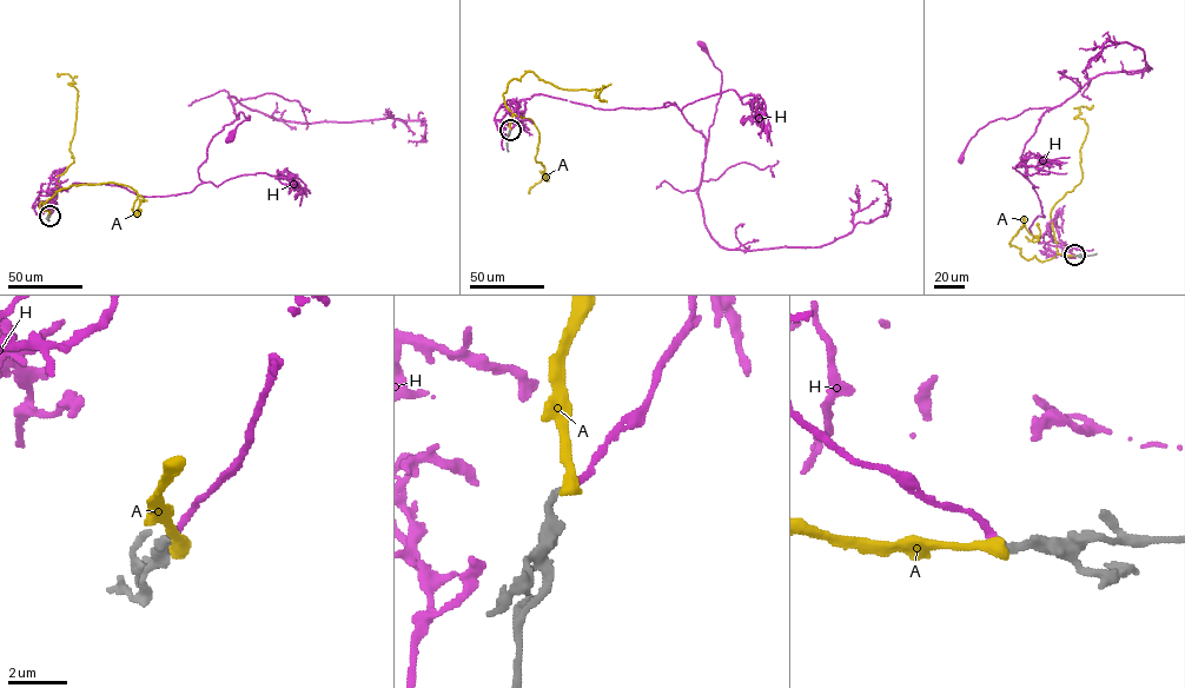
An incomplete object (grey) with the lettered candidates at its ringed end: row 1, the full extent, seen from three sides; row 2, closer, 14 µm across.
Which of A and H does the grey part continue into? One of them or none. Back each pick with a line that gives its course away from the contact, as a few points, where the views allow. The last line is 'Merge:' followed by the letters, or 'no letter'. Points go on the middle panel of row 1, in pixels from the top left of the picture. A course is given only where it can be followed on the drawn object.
H: course (510, 130), (520, 107), (512, 100), (540, 94), (606, 110), (674, 103), (706, 146), (722, 81), (702, 45)
Merge: H

